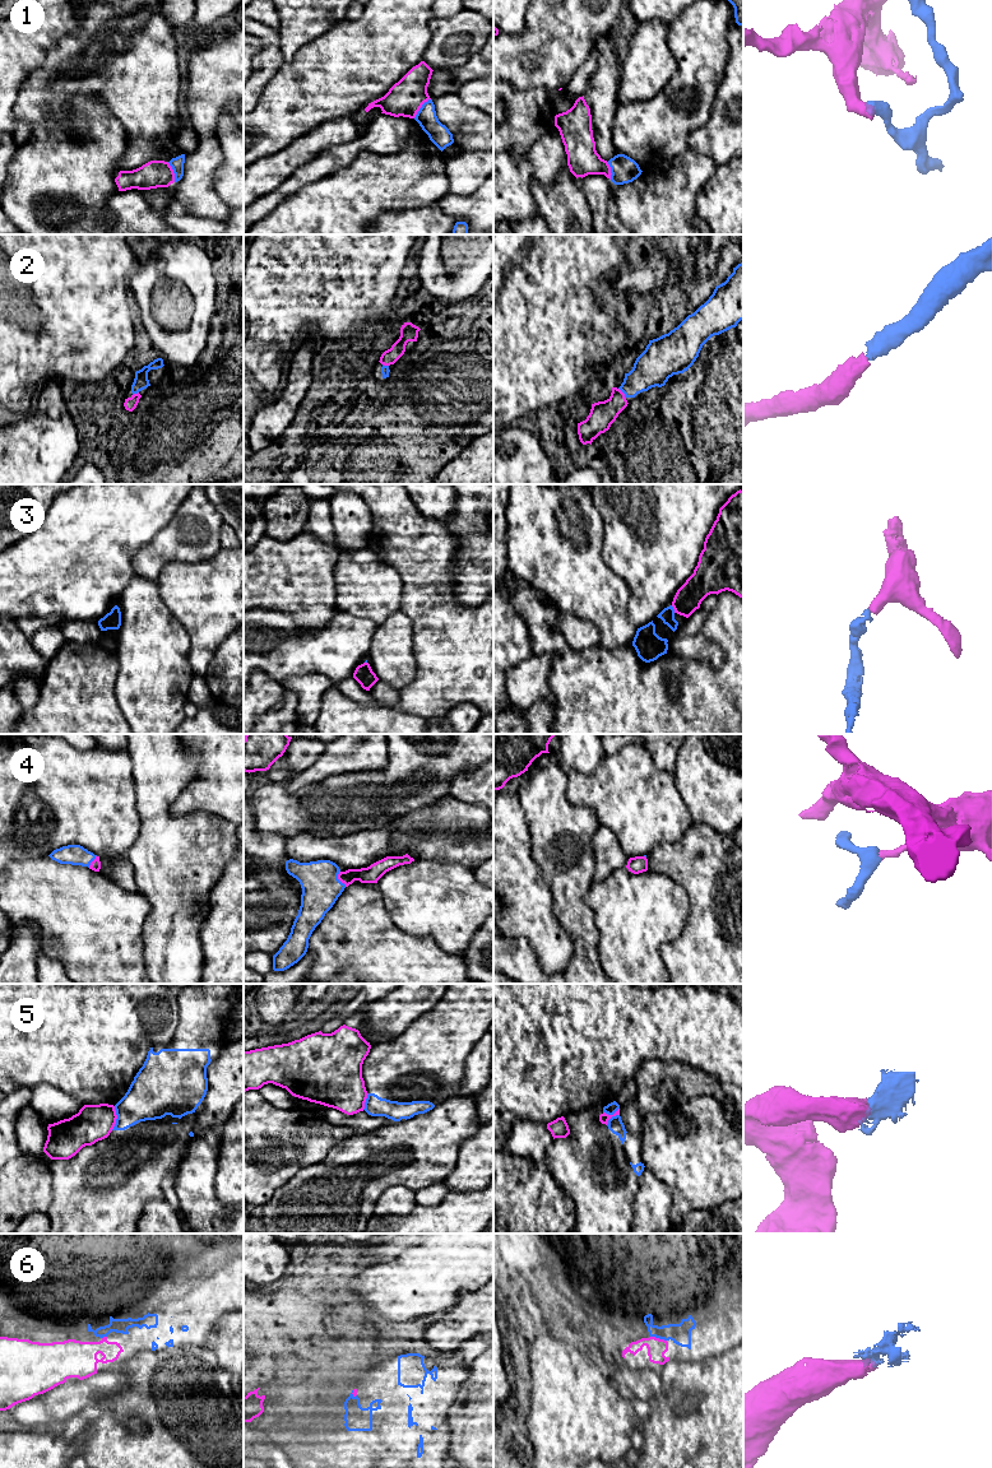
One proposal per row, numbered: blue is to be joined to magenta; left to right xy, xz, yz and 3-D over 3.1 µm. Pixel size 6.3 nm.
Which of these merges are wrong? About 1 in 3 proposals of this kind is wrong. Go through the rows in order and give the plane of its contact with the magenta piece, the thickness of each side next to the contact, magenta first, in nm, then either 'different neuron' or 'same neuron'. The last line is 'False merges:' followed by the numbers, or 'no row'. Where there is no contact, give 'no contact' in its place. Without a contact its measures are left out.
1: contact in xz; calibres 220 and 140 nm; different neuron
2: contact in yz; calibres 160 and 240 nm; same neuron
3: contact in yz; calibres 170 and 90 nm; same neuron
4: contact in xz; calibres 110 and 240 nm; same neuron
5: contact in yz; calibres 60 and 70 nm; different neuron
6: contact in yz; calibres 120 and 130 nm; same neuron
False merges: 1, 5

